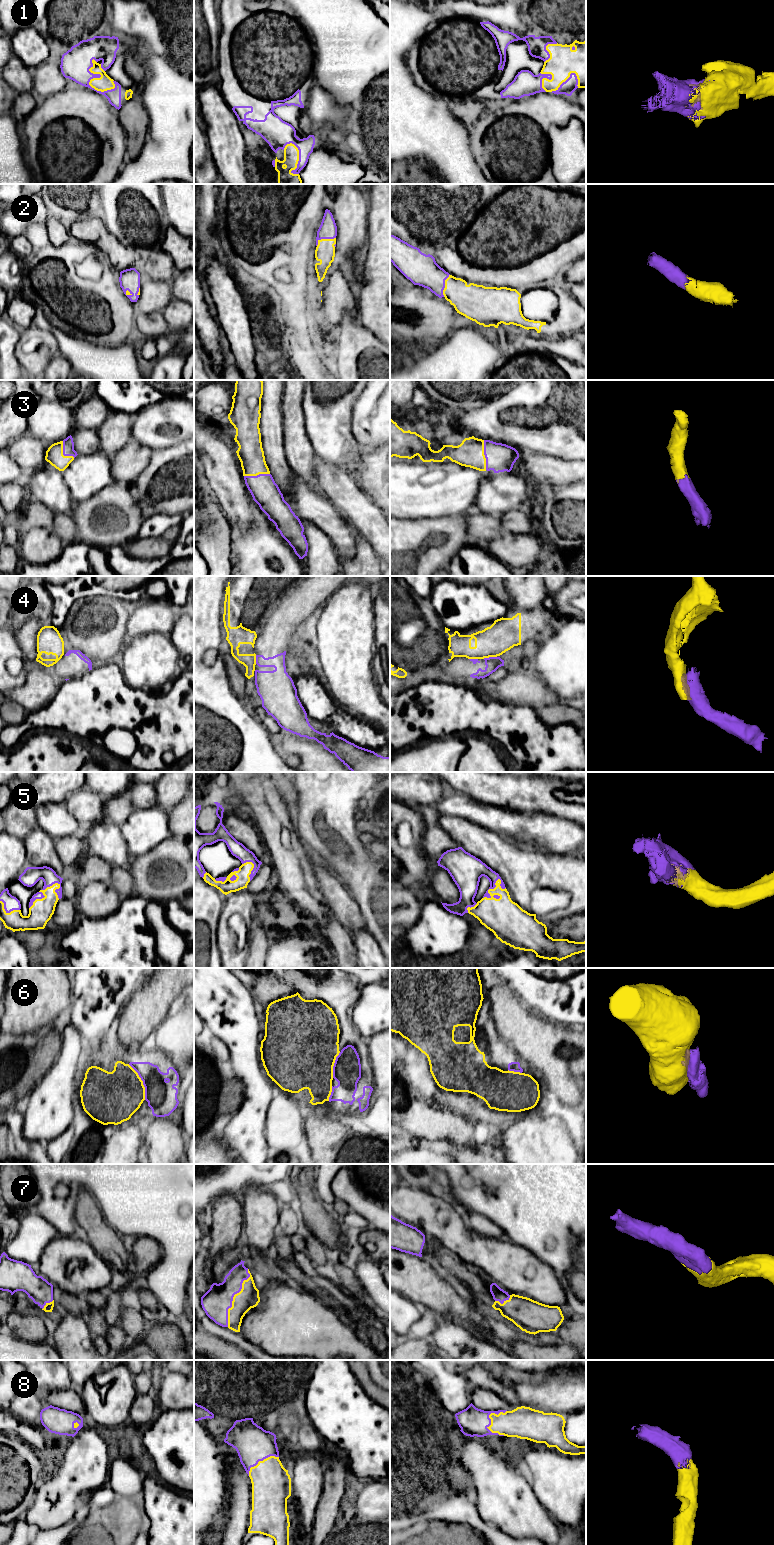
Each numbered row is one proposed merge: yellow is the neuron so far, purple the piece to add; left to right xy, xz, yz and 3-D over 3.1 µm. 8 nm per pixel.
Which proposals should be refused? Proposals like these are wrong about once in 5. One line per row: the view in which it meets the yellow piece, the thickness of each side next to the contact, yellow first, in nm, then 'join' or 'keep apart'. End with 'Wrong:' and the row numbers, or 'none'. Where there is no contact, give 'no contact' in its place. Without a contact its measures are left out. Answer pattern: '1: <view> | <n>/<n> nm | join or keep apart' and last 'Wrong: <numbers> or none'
1: xy | 120/240 nm | join
2: xz | 160/140 nm | join
3: yz | 220/220 nm | join
4: yz | 260/110 nm | keep apart
5: yz | 300/260 nm | join
6: xy | 400/260 nm | join
7: xz | 170/220 nm | join
8: yz | 220/220 nm | join
Wrong: 4

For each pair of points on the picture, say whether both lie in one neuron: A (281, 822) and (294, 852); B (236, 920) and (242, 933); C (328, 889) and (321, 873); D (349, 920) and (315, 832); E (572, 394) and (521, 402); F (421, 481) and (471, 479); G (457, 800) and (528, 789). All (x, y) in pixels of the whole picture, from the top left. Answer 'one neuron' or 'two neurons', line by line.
A: one neuron
B: one neuron
C: one neuron
D: two neurons
E: one neuron
F: one neuron
G: two neurons

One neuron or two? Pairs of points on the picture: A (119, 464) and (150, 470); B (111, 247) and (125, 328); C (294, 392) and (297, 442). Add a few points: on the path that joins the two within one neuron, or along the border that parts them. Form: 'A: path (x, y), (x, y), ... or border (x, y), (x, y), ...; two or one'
A: border (150, 460), (149, 464), (137, 476); two
B: border (100, 250), (115, 268); two
C: path (294, 404), (294, 430); one

